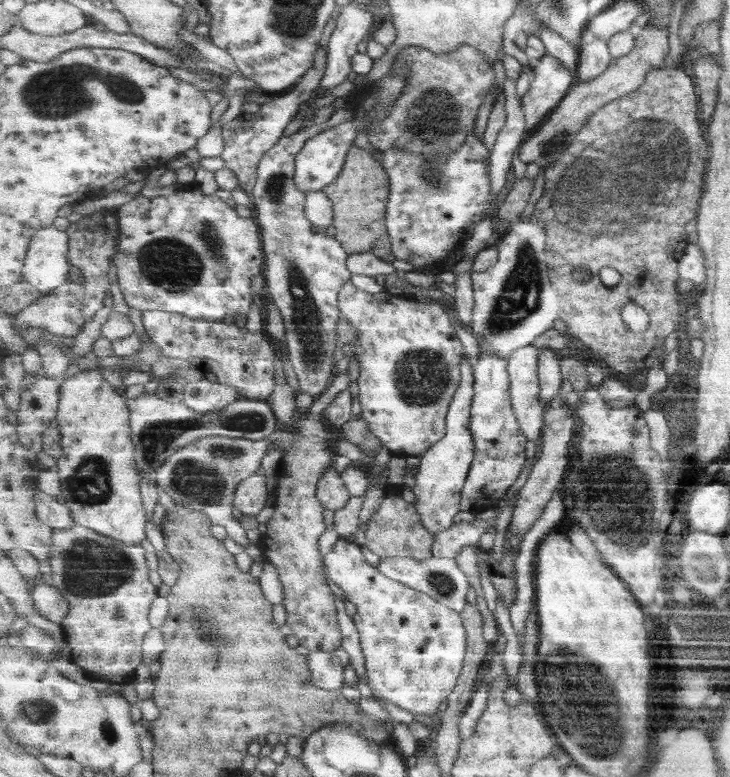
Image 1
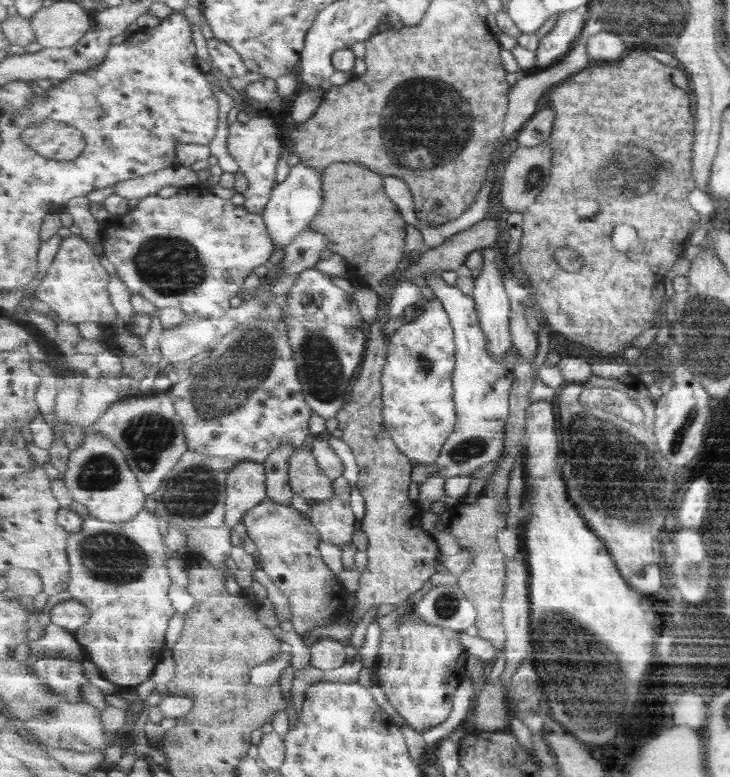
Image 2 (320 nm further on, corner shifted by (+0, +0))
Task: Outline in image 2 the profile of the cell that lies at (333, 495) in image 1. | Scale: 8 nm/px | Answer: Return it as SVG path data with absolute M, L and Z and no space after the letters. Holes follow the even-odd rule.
M312 449L295 450L289 464L290 485L295 494L313 501L333 496L334 479L323 472Z

